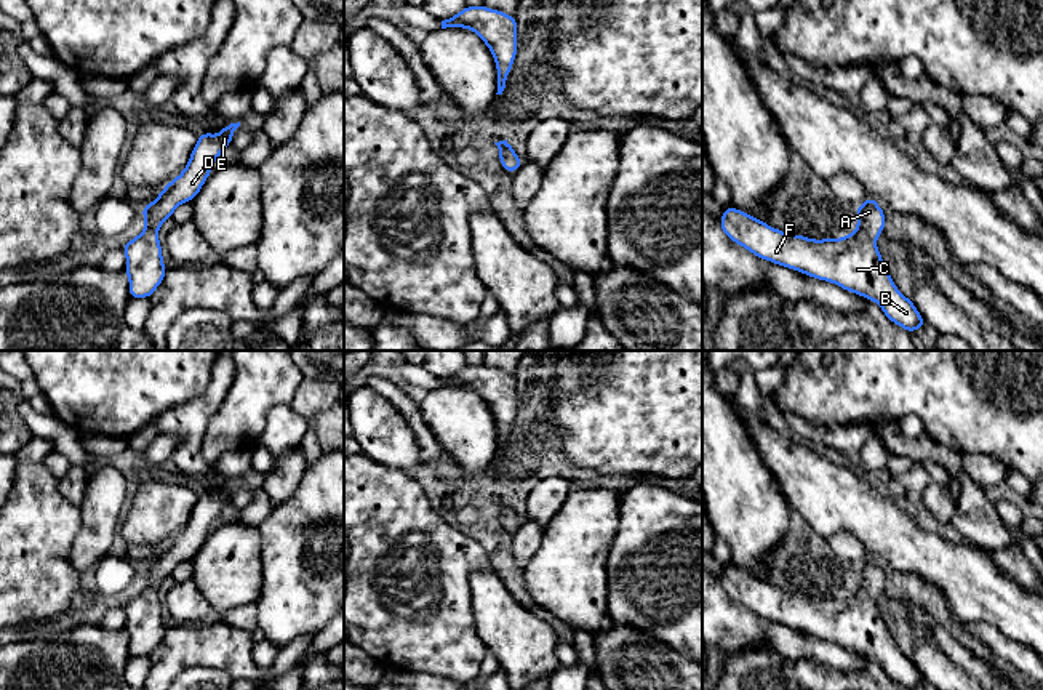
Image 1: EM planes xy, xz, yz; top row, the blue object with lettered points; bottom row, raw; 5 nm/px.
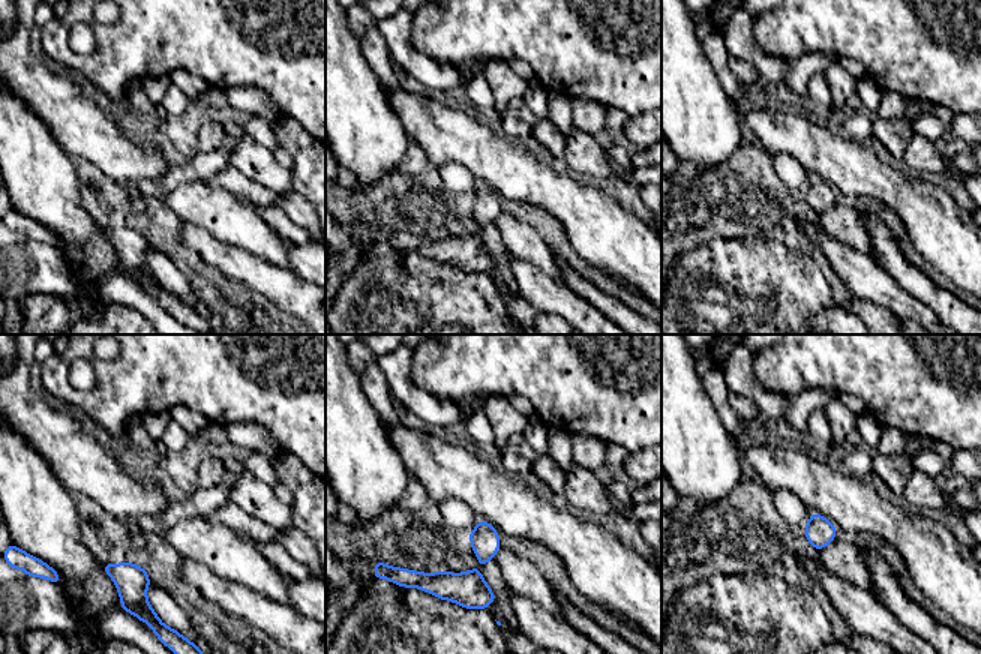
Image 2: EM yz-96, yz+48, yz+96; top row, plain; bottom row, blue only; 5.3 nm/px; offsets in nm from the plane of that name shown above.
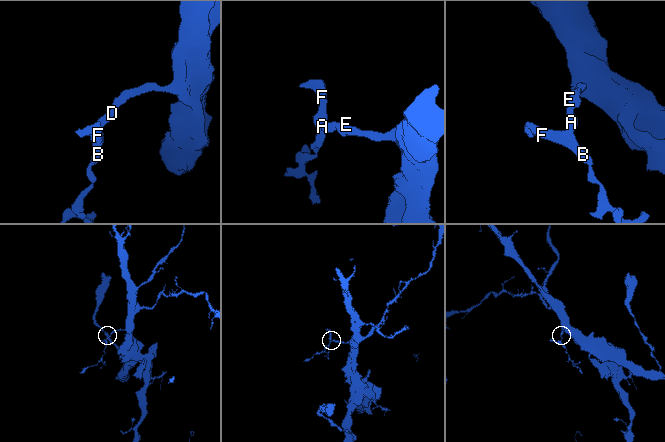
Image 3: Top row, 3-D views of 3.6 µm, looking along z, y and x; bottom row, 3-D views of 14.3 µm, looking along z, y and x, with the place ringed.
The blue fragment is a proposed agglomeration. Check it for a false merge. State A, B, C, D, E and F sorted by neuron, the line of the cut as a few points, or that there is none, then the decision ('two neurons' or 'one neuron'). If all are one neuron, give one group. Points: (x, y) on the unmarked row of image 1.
groups A B C D E F; cut none; one neuron

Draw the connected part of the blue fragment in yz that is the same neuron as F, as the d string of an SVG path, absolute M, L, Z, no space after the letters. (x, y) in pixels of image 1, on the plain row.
M869 556L857 565L856 575L857 588L853 592L825 599L784 592L733 565L725 567L720 584L734 602L758 616L869 656L907 690L921 687L923 676L893 642L875 602L885 586L885 570Z

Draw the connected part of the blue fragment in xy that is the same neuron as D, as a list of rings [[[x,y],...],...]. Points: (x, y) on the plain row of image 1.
[[[240,480],[221,487],[216,495],[208,490],[198,495],[184,530],[165,544],[155,560],[144,564],[146,588],[136,597],[122,604],[126,613],[125,631],[130,637],[130,656],[149,656],[163,640],[166,628],[157,591],[162,581],[171,576],[178,564],[195,557],[213,530],[213,520],[232,501],[232,493],[238,485]]]

